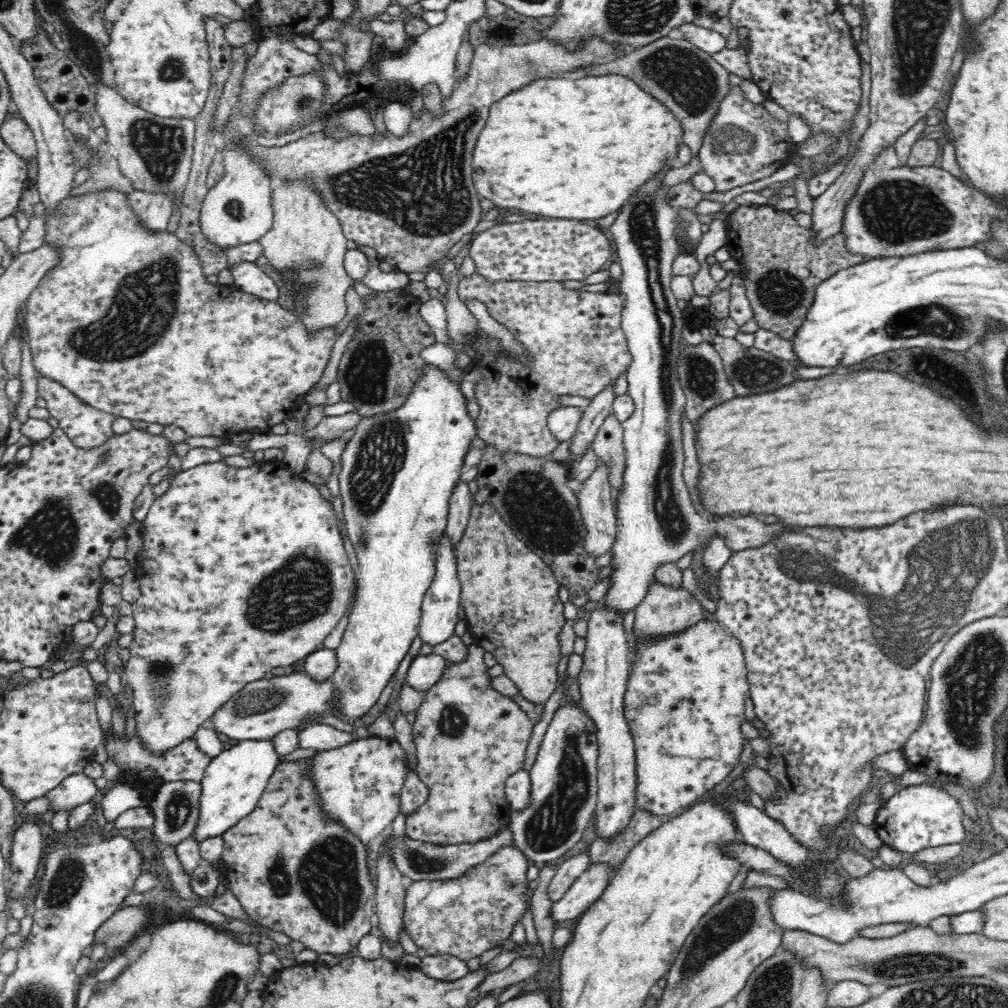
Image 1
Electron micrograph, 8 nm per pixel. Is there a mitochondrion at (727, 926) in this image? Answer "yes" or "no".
yes

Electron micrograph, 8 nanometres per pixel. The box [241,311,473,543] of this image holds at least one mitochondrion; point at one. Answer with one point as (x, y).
(366, 375)

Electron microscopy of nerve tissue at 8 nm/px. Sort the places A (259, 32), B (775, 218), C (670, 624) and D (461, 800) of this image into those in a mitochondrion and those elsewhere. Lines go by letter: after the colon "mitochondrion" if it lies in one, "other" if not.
A: other
B: other
C: other
D: other

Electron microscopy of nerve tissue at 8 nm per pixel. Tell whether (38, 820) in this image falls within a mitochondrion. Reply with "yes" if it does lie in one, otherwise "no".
no

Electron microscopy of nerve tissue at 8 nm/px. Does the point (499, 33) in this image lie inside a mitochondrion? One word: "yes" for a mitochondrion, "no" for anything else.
yes

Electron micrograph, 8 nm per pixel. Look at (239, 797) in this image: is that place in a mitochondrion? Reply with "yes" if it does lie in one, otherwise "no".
no

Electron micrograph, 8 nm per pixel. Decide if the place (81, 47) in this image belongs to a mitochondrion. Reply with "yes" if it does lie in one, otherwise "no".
yes

